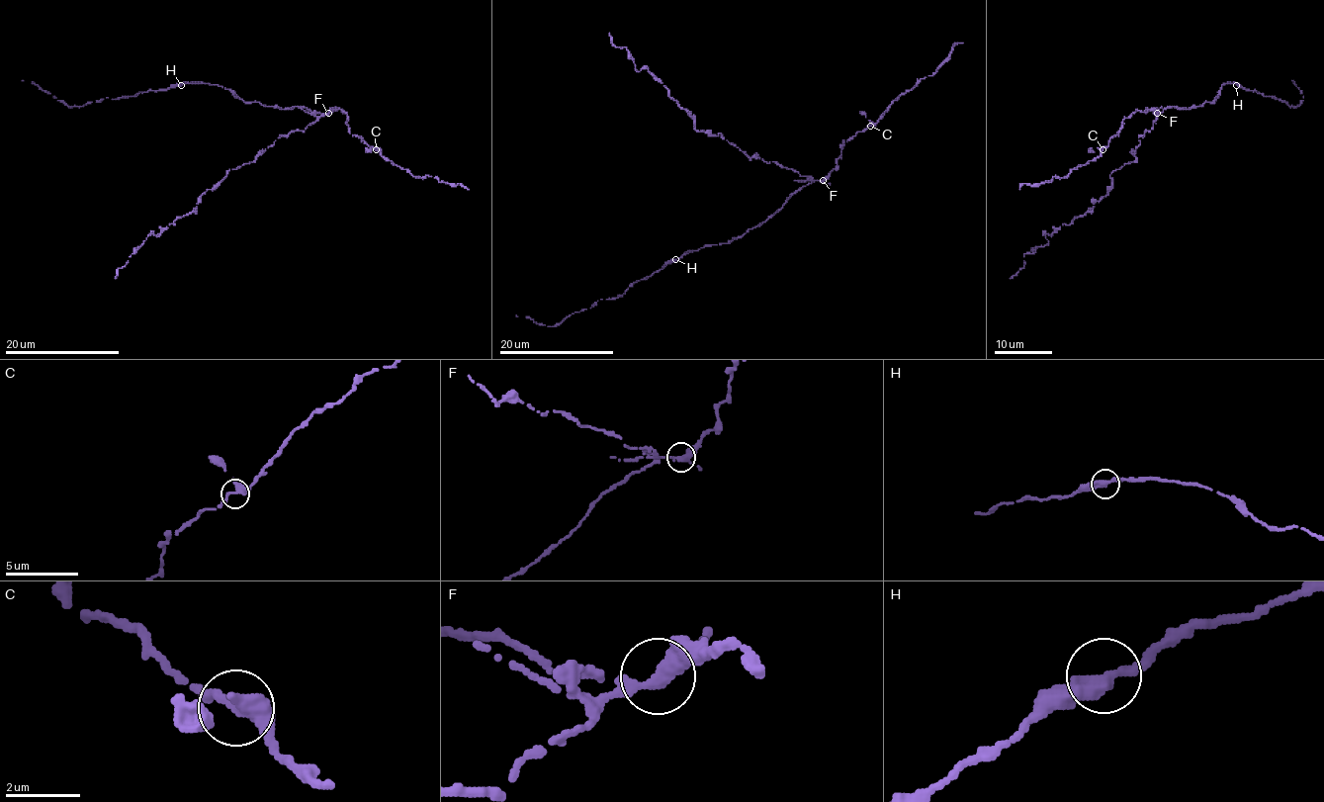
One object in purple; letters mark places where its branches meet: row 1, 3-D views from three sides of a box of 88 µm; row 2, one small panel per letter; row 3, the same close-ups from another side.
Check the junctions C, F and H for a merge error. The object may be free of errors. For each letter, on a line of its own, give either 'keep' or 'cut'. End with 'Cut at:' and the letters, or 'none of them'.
C: keep
F: cut
H: keep
Cut at: F

